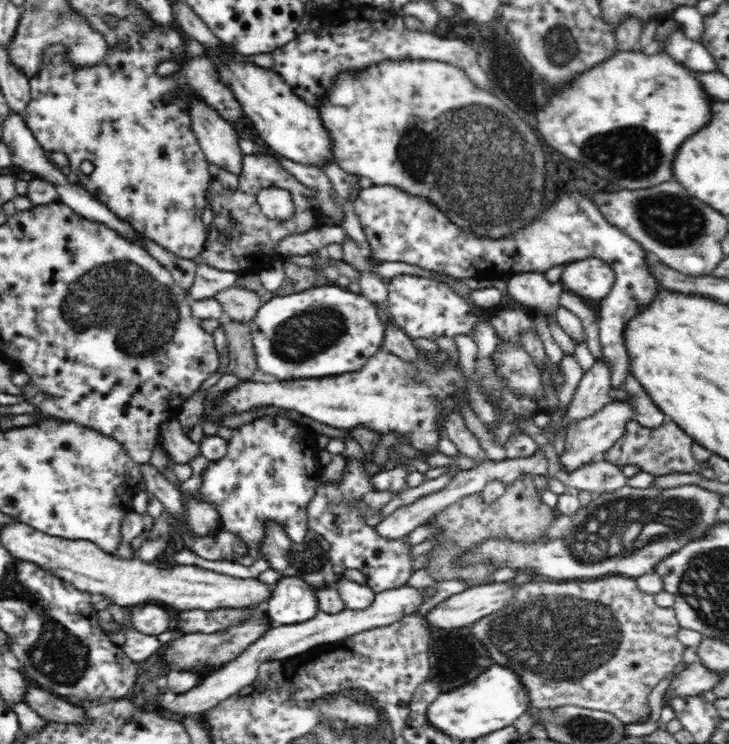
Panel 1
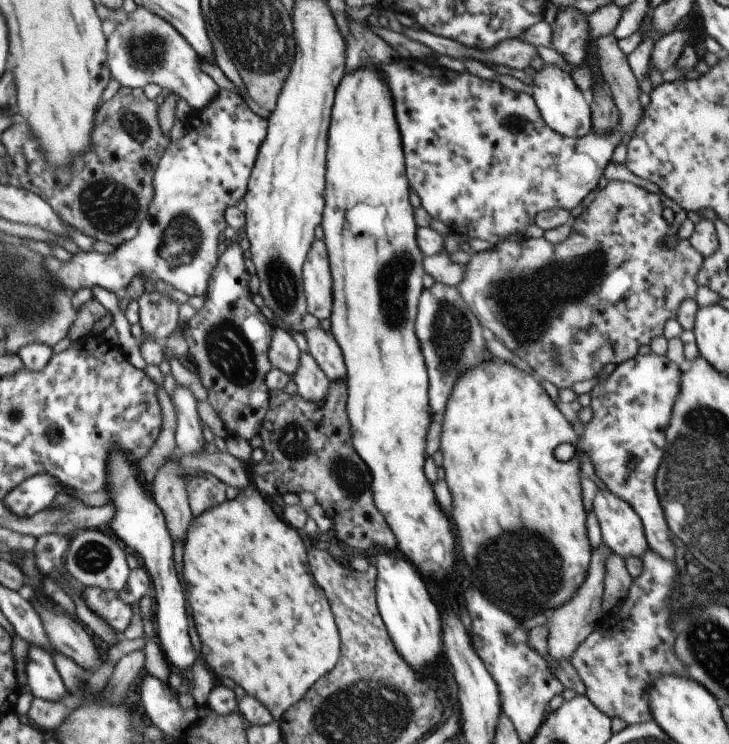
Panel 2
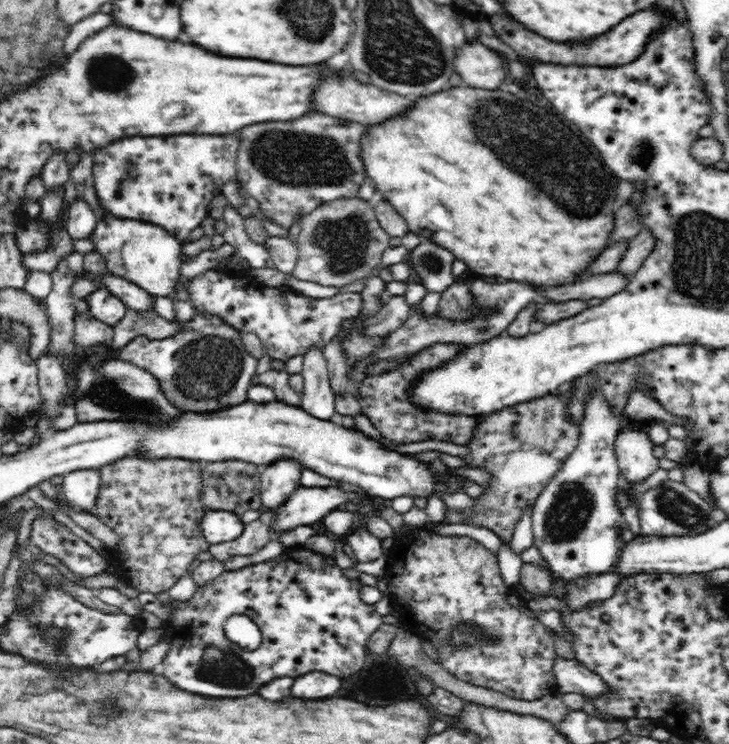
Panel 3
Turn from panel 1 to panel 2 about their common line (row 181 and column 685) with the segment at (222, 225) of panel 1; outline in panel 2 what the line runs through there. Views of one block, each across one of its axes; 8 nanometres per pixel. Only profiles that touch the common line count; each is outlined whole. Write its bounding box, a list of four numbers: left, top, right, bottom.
[458,181,704,389]

